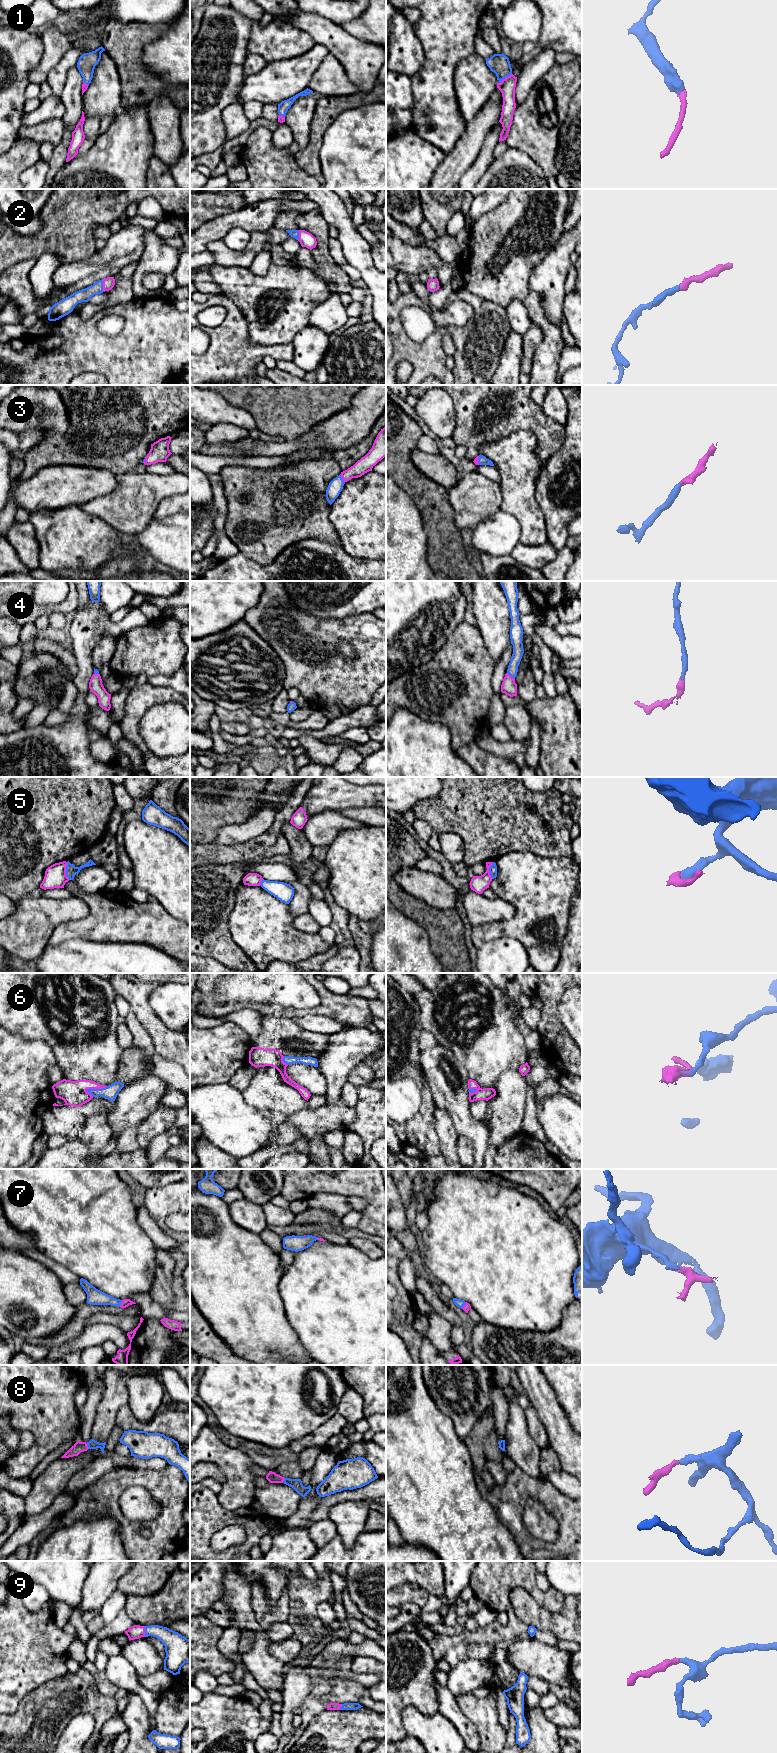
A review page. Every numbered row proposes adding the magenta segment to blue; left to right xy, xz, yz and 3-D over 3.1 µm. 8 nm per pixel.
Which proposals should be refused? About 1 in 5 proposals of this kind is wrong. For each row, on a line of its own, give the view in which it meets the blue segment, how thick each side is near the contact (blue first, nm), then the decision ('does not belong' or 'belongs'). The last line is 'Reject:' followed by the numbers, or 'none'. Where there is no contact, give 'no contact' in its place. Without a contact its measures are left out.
1: yz | 160/130 nm | belongs
2: xy | 110/100 nm | belongs
3: xz | 120/120 nm | belongs
4: yz | 90/120 nm | belongs
5: xy | 90/180 nm | does not belong
6: xy | 110/200 nm | belongs
7: xy | 130/70 nm | belongs
8: xy | 80/90 nm | belongs
9: xy | 160/110 nm | belongs
Reject: 5

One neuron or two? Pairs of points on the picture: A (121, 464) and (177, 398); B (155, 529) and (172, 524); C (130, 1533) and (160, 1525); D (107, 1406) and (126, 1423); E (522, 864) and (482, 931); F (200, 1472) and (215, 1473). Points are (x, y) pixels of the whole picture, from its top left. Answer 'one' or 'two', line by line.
A: one
B: one
C: one
D: two
E: one
F: one

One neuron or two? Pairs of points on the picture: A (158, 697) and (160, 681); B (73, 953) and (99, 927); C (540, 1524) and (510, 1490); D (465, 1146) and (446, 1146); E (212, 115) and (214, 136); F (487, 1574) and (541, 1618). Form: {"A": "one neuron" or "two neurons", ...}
{"A": "two neurons", "B": "two neurons", "C": "two neurons", "D": "two neurons", "E": "one neuron", "F": "two neurons"}

